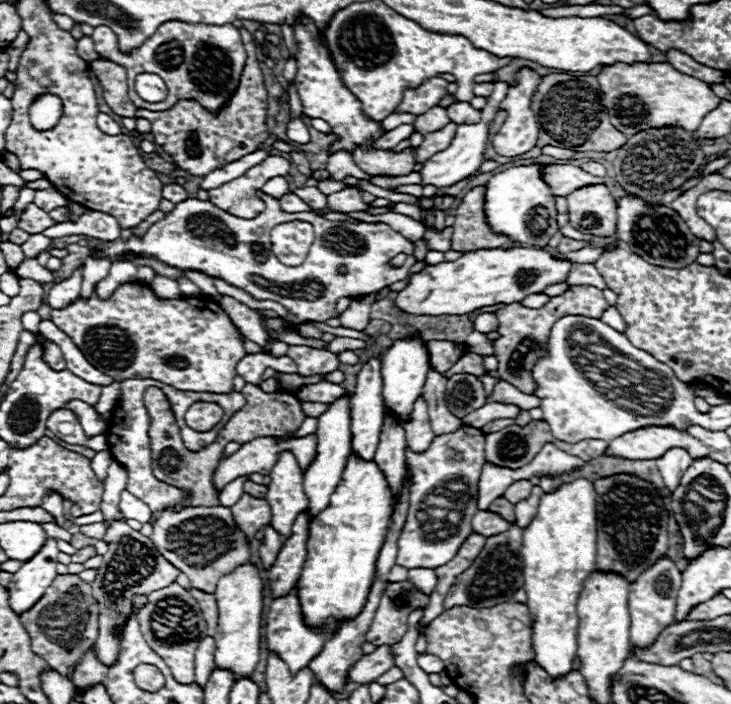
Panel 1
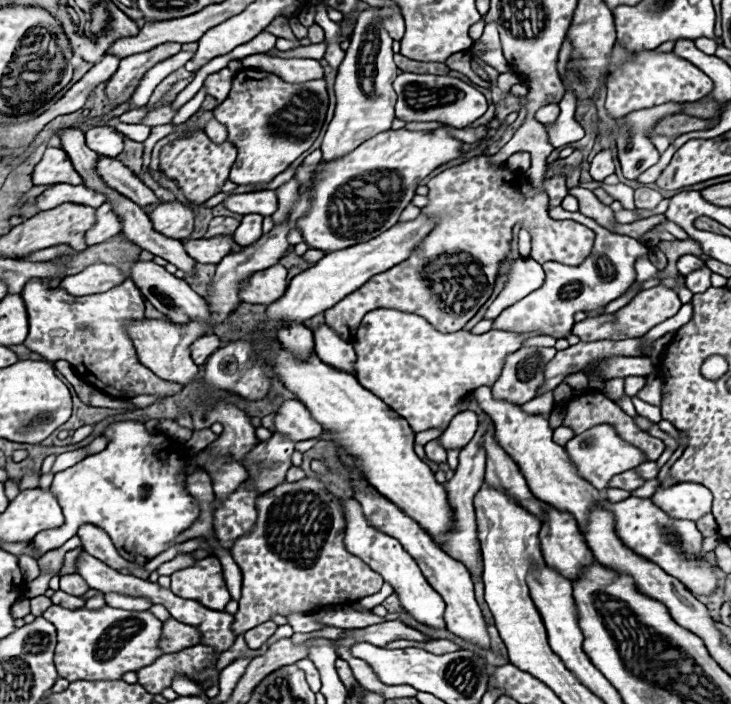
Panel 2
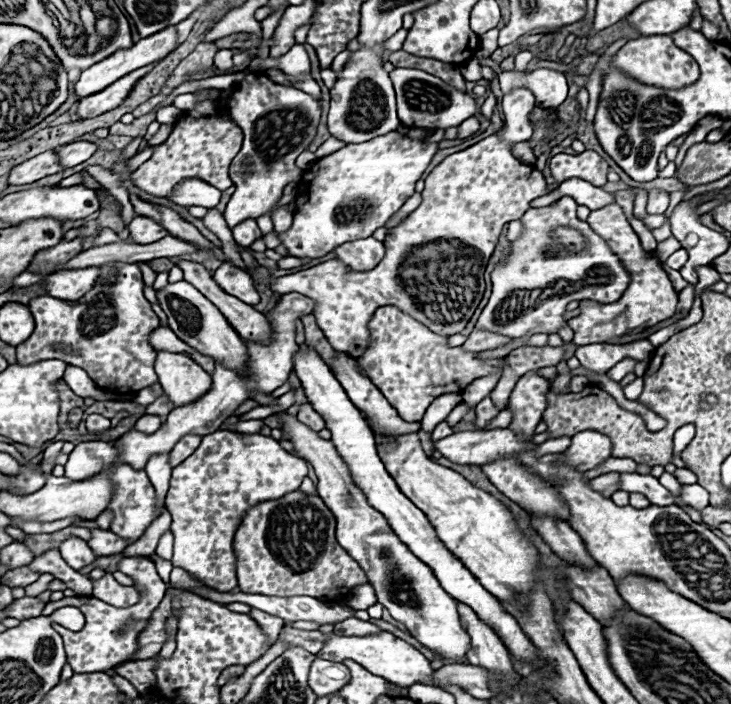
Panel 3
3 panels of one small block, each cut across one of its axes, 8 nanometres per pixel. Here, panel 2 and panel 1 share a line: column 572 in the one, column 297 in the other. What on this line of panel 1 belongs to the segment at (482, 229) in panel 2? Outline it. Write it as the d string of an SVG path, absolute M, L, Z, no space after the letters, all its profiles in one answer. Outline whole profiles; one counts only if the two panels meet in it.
M286 222L272 230L272 252L282 264L298 266L304 262L310 244L314 242L314 230L308 222Z

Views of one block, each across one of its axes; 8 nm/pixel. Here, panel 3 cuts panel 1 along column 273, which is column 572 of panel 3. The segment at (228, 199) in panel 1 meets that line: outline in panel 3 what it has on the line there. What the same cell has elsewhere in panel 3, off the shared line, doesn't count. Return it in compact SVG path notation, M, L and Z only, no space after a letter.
M586 150L580 156L556 154L550 160L550 172L556 184L562 184L568 178L582 178L594 186L606 186L608 182L608 164L592 150Z

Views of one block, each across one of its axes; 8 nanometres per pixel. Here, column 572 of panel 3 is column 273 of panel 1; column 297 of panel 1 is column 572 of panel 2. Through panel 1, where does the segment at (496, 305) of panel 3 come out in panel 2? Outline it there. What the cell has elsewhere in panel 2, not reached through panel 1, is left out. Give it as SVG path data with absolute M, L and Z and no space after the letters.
M554 206L548 212L552 218L574 220L574 222L580 222L580 224L588 226L590 230L594 230L596 242L594 242L592 254L580 266L564 266L558 262L542 264L542 268L546 272L544 284L538 290L534 290L532 294L524 296L522 300L514 302L512 306L504 308L502 314L494 320L494 326L492 326L494 330L540 332L544 336L564 338L572 330L576 312L596 310L616 298L620 298L628 290L628 286L632 286L632 282L636 280L634 262L642 256L648 256L648 252L646 252L648 248L642 242L638 242L630 236L608 232L594 220L582 216L580 212L566 212L566 210L562 210L562 206Z

